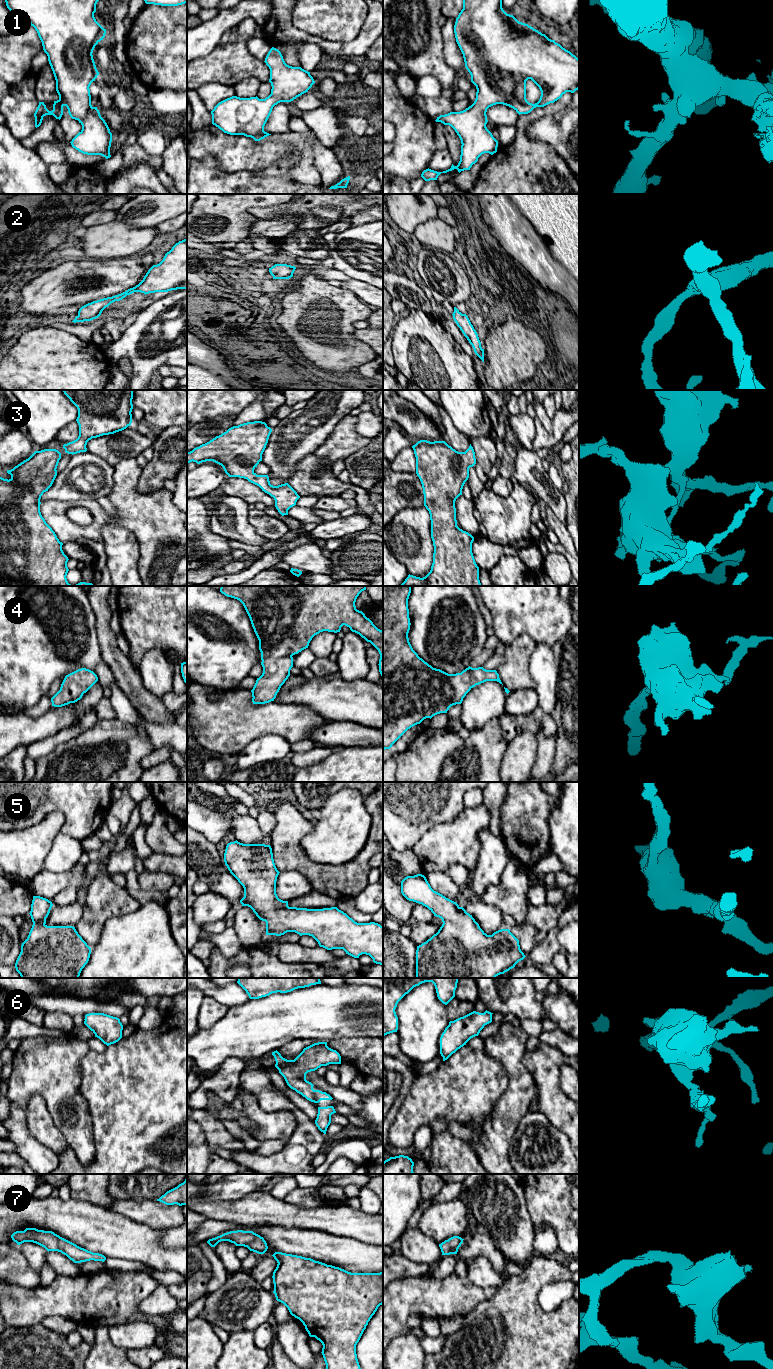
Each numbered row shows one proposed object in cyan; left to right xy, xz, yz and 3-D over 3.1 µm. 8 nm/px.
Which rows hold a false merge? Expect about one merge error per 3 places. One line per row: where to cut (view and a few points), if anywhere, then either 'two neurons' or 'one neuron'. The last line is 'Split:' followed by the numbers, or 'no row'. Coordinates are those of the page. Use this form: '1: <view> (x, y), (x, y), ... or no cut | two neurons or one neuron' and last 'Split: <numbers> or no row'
1: no cut | one neuron
2: no cut | one neuron
3: no cut | one neuron
4: no cut | one neuron
5: no cut | one neuron
6: no cut | one neuron
7: no cut | one neuron
Split: no row

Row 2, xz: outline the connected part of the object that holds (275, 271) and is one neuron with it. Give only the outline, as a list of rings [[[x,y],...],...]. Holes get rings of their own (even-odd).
[[[275,264],[269,268],[270,274],[273,279],[289,279],[293,277],[296,267],[287,264]]]

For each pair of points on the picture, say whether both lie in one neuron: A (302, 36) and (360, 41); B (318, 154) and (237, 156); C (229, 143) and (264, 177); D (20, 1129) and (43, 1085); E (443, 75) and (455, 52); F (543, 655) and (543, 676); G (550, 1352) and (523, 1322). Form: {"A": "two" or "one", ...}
{"A": "one", "B": "two", "C": "two", "D": "one", "E": "two", "F": "one", "G": "one"}

